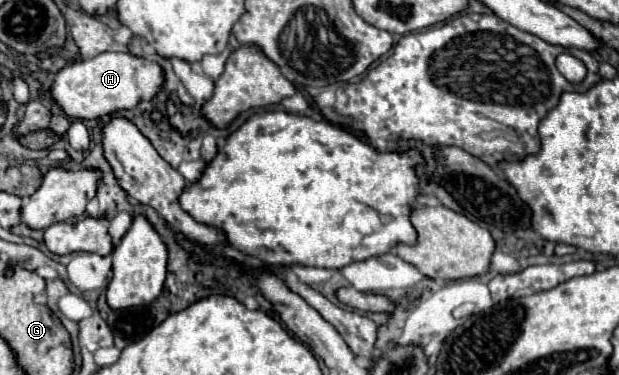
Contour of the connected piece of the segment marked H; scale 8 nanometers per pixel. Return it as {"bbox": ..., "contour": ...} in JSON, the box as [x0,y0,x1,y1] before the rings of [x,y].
{"bbox":[52,53,164,119],"contour":[[[100,53],[94,59],[66,65],[56,73],[52,99],[62,111],[76,119],[100,119],[110,113],[134,109],[140,101],[150,101],[164,89],[164,69],[144,57],[132,53]]]}

